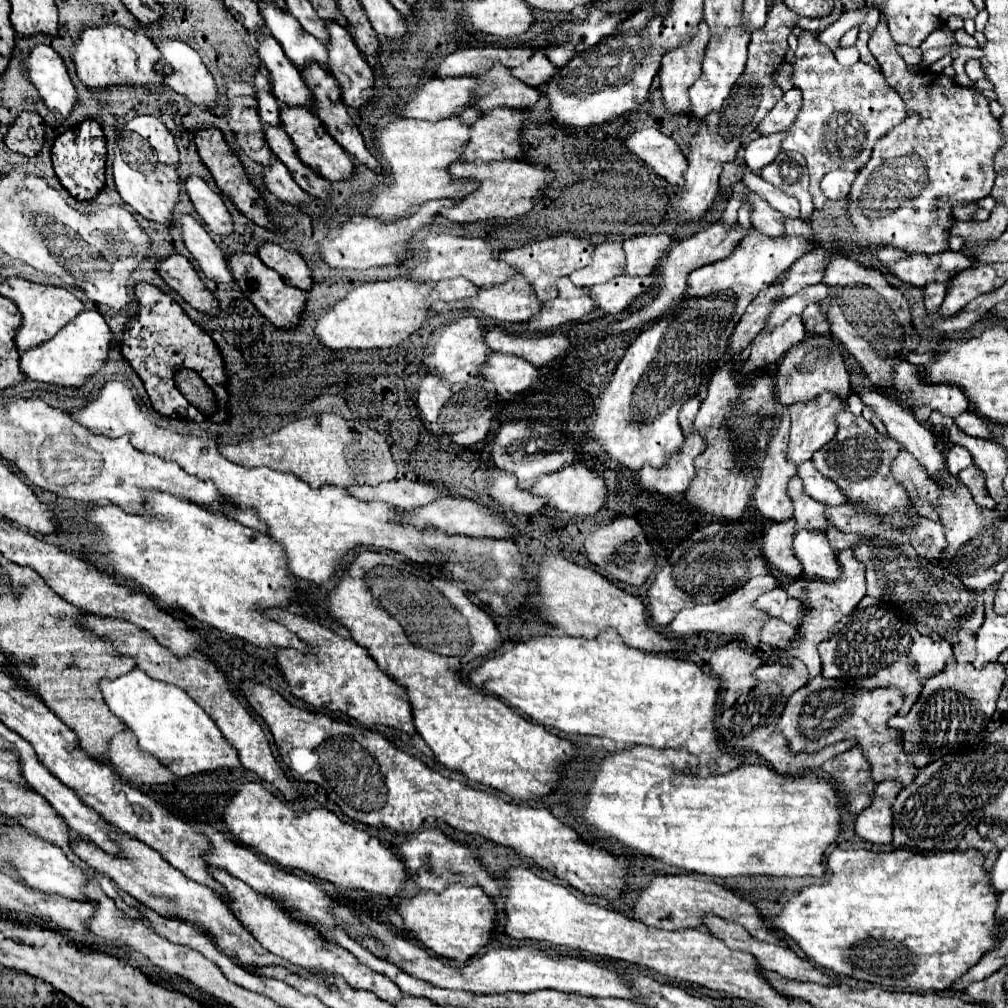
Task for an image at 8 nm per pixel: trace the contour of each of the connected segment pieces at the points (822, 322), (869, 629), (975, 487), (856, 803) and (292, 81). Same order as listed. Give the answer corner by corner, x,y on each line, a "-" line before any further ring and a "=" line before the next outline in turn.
810,304
810,306
802,312
802,318
804,318
804,326
806,326
806,332
808,332
808,334
828,334
830,322
828,322
828,318
824,316
824,312
820,310
818,304
=
866,596
836,624
834,634
820,642
820,658
826,678
850,680
864,690
888,686
900,688
904,692
904,704
898,714
908,714
920,696
924,680
936,676
944,668
944,660
952,656
952,646
946,640
932,642
928,636
922,636
910,620
900,618
884,604
888,602
=
972,464
970,468
962,470
962,472
958,474
958,478
960,478
960,482
972,492
972,496
974,496
974,500
976,500
976,504
978,504
980,508
996,508
996,502
990,498
988,490
986,490
984,474
982,474
982,470
980,470
978,466
=
860,746
828,760
822,770
840,784
840,790
846,794
852,814
860,814
864,808
868,808
872,802
872,792
878,784
872,780
870,762
862,754
=
266,30
258,34
258,54
266,62
266,68
272,76
274,96
292,108
296,104
312,108
312,96
308,96
308,88
304,88
300,70
288,60
288,56
284,56
280,44
276,44
276,40

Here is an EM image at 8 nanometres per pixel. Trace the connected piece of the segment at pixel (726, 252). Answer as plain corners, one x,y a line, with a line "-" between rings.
716,222
716,224
712,224
710,228
706,228
706,230
698,232
698,234
694,234
694,236
690,236
688,240
682,240
682,242
676,242
674,246
670,246
670,248
674,248
674,252
670,252
670,256
662,258
662,262
660,262
660,276
662,276
660,294
654,296
654,298
650,298
650,302
648,302
642,310
636,310
636,312
632,312
630,316
626,316
624,320
610,324
608,330
598,332
600,338
602,338
606,332
610,332
610,334
612,334
612,332
626,332
626,330
640,328
640,326
644,326
646,322
652,322
652,320
662,318
668,310
672,310
672,306
676,306
676,302
680,300
680,296
684,296
686,286
688,286
688,282
686,282
688,274
690,274
692,270
700,268
700,266
706,266
706,264
712,264
712,262
716,262
716,260
728,258
728,256
732,254
732,248
736,248
736,244
742,240
742,236
744,236
744,228
734,226
734,228
726,230
726,228
722,226
722,222

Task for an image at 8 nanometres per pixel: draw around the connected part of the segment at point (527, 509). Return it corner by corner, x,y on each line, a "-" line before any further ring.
500,474
500,478
492,484
490,496
498,506
502,506
508,512
514,512
516,516
530,516
536,514
542,506
544,500
538,496
532,496
530,490
518,488
518,480
514,474

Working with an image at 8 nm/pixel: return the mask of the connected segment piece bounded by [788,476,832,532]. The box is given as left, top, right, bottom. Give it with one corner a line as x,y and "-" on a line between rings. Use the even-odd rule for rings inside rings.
794,476
788,482
788,494
794,502
794,520
796,520
796,530
828,530
832,524
828,524
828,518
824,516
824,504
812,500
804,488
802,480

